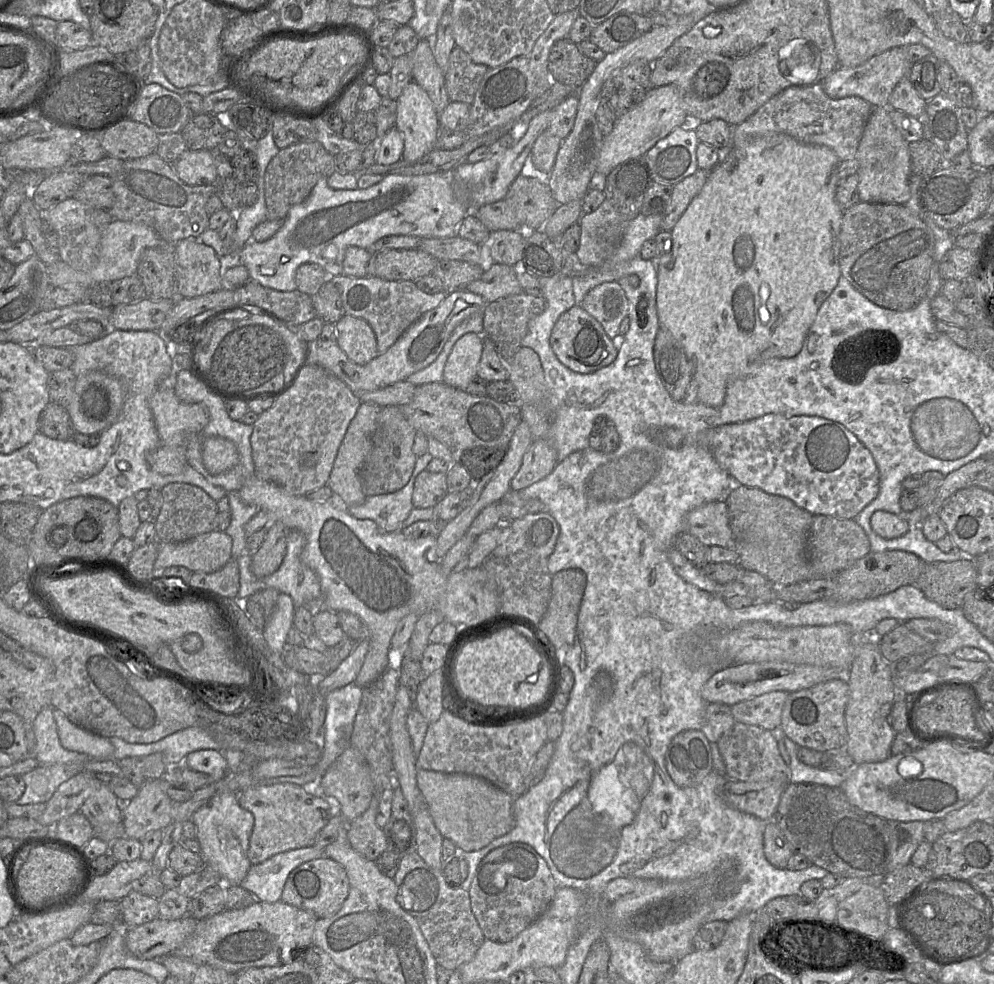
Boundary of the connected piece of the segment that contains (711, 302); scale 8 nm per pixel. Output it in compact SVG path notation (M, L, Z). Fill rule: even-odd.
M776 133L756 137L746 147L732 147L730 150L722 151L721 162L710 170L703 188L671 230L668 251L655 261L657 315L659 326L672 334L692 363L692 378L698 384L698 402L710 407L719 407L724 402L727 385L732 380L756 370L766 359L791 358L801 351L819 308L830 296L841 277L839 252L843 210L836 201L840 162L832 149L822 145L805 144L787 134Z

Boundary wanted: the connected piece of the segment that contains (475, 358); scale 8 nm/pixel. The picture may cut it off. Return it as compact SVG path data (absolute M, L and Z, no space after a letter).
M469 332L457 340L446 361L443 382L465 391L477 377L477 368L483 350L483 336Z

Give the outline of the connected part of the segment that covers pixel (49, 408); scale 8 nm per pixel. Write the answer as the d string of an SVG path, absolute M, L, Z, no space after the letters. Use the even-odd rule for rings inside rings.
M50 401L40 415L39 432L52 439L69 440L76 431L67 408Z

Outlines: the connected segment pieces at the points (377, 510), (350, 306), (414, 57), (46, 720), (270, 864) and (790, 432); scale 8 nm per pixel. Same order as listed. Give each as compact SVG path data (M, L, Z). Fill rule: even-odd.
M428 451L417 457L412 475L403 488L393 493L367 497L363 503L348 507L349 513L360 520L374 521L385 532L401 530L414 508L412 494L415 479L420 472L426 470L432 459Z
M344 274L329 276L339 290L346 315L369 323L377 340L378 354L384 354L400 336L427 311L442 303L447 294L426 294L413 281L388 281L374 276L354 278Z
M421 39L416 48L405 55L412 62L413 81L426 91L439 118L450 99L446 92L445 73L437 64L432 47L426 39Z
M48 706L42 709L34 720L32 728L36 738L36 747L31 757L34 757L39 762L39 765L34 770L22 775L26 788L22 797L14 802L18 805L47 803L61 784L83 772L86 763L93 760L86 754L67 750L61 745L53 715L53 707ZM36 777L47 778L48 791L46 794L38 795L33 791L32 781Z
M313 846L278 853L261 863L252 864L240 886L249 890L257 900L282 901L289 874L298 866L322 857L326 857L324 849Z
M769 413L752 420L725 424L725 425L703 430L699 433L685 434L684 432L678 429L665 427L665 428L657 428L657 429L651 430L649 436L654 441L669 447L673 447L673 448L684 446L684 445L702 446L708 449L713 455L714 459L718 462L718 464L728 472L734 484L744 485L747 487L755 487L768 494L783 496L791 500L798 507L811 513L813 516L826 515L826 516L832 516L832 517L841 518L841 519L854 519L873 499L876 498L876 496L879 493L880 475L871 452L844 425L838 422L829 420L827 418L820 417L820 416L800 415L800 416L786 417L778 413Z

